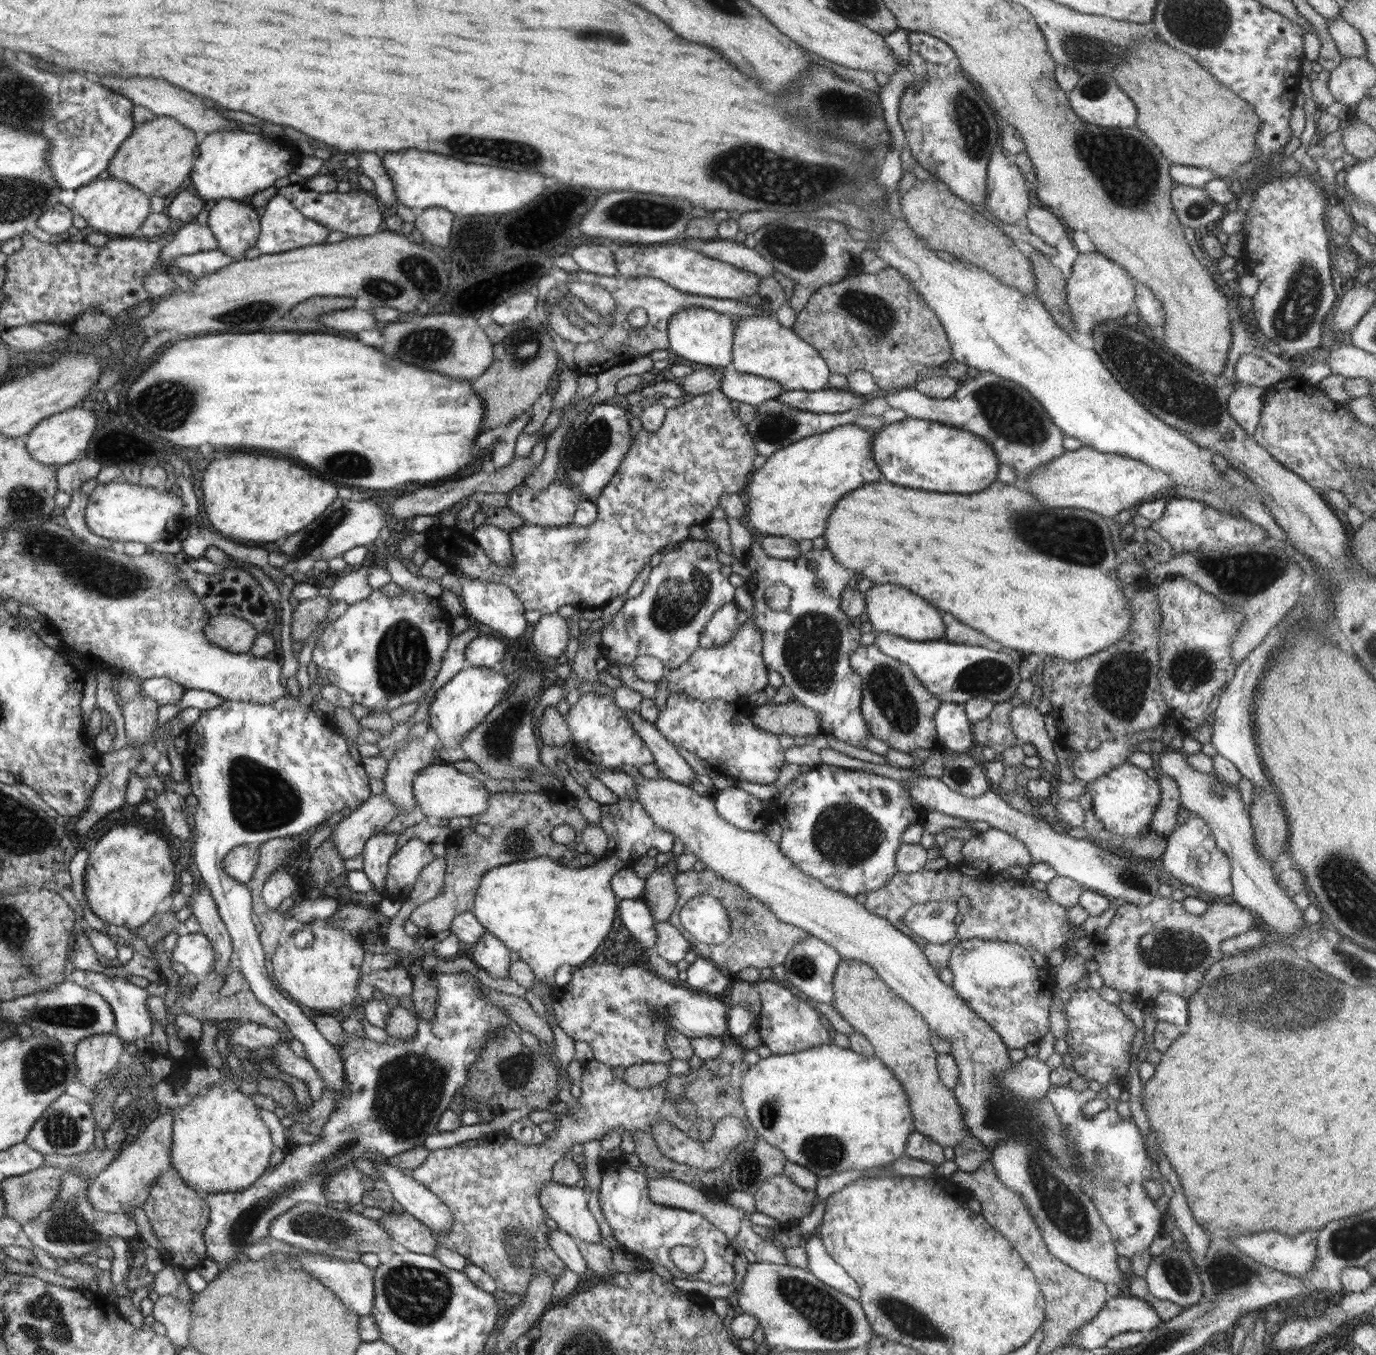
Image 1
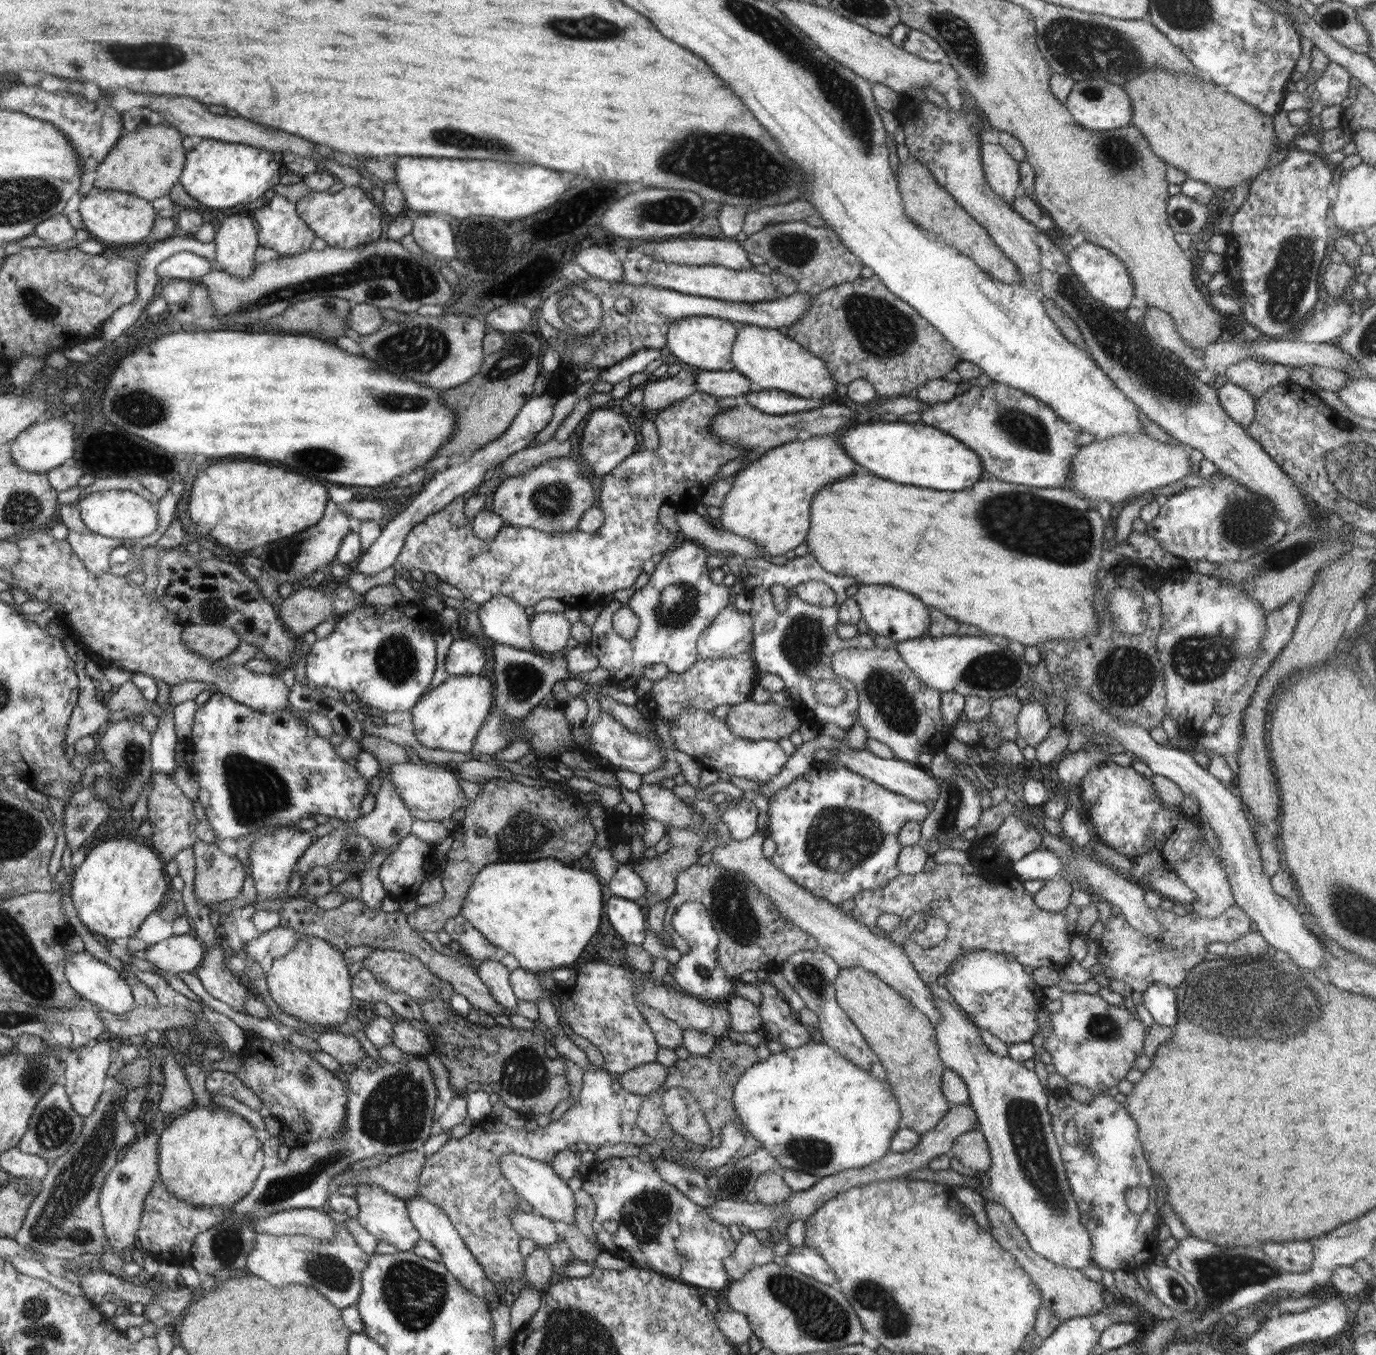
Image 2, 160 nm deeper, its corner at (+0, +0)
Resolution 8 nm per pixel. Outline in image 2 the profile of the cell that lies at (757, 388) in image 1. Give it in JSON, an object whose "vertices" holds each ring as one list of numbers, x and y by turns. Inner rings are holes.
{"vertices":[[693,369,696,391,704,392,716,398,735,397,738,400,750,394,750,381,736,370,711,371]]}

